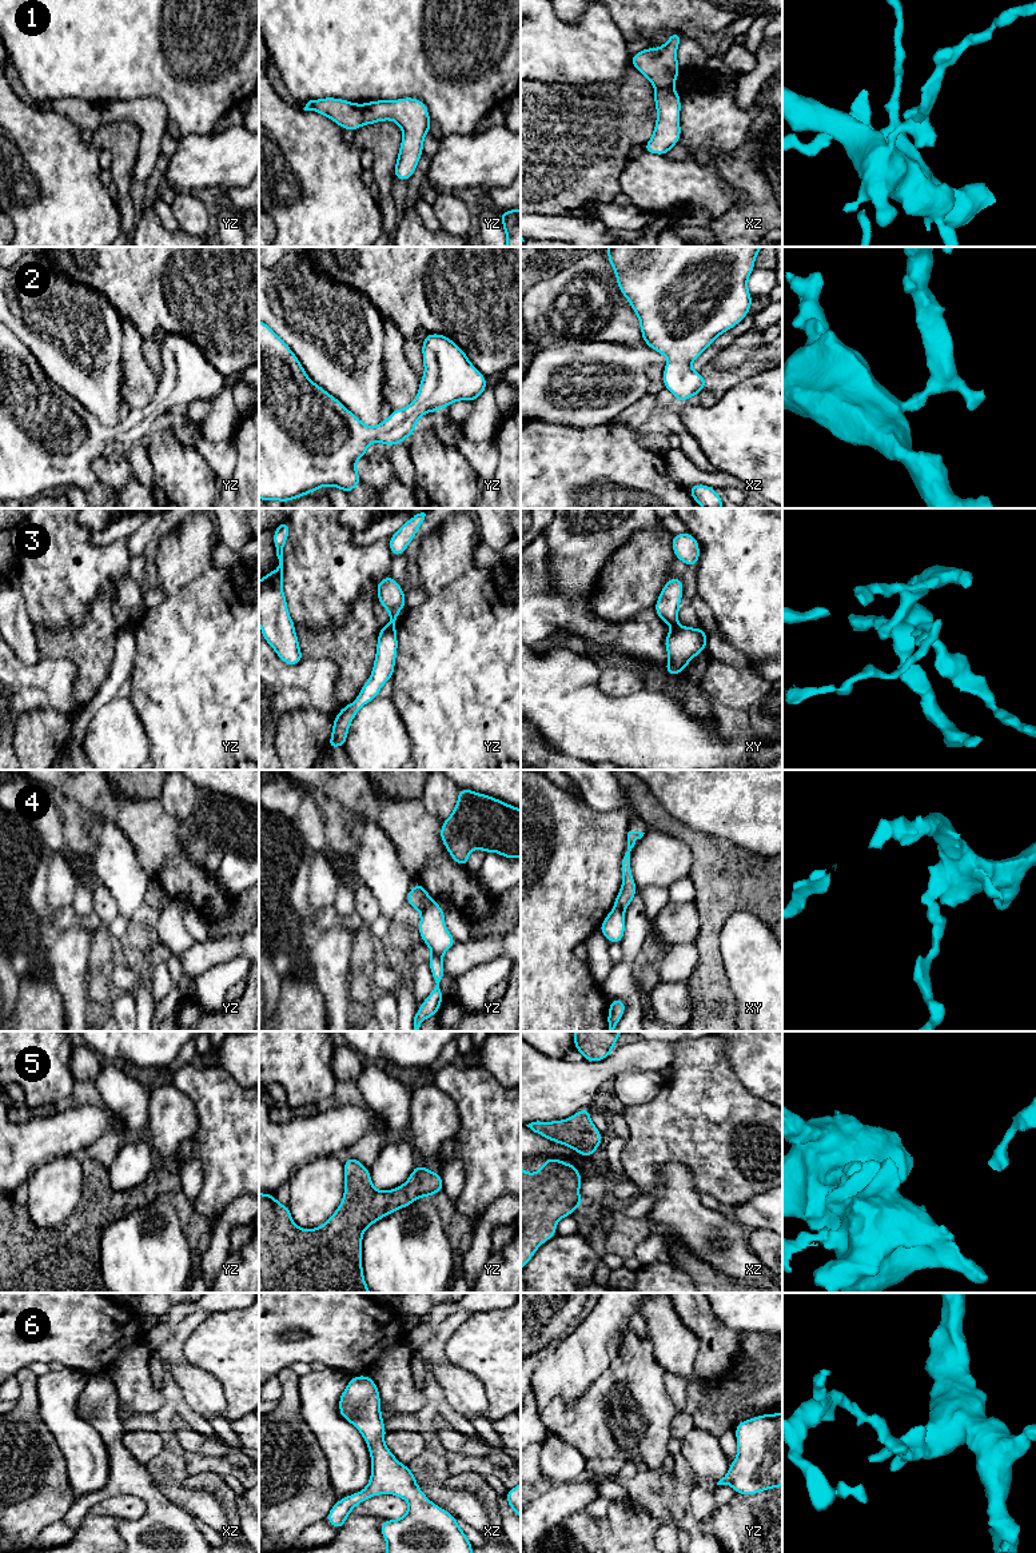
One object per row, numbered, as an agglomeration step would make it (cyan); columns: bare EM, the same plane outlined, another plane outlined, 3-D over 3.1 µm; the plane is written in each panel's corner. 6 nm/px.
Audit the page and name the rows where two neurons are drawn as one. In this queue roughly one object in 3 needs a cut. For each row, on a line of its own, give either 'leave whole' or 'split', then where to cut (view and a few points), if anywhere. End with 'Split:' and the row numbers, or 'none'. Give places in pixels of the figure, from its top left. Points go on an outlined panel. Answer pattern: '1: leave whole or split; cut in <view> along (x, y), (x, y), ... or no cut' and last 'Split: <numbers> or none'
1: split; cut in yz along (361, 106), (362, 123)
2: leave whole; no cut
3: split; cut in yz along (390, 623), (394, 625)
4: split; cut in yz along (433, 902), (421, 913)
5: leave whole; no cut
6: leave whole; no cut
Split: 1, 3, 4

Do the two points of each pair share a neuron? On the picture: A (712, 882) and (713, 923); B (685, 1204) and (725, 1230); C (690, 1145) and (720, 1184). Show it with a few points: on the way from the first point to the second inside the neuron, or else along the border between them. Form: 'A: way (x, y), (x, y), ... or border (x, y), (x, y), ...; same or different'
A: way (713, 893), (713, 913); same
B: way (694, 1213), (712, 1230), (716, 1230); same
C: way (700, 1154), (720, 1174); same

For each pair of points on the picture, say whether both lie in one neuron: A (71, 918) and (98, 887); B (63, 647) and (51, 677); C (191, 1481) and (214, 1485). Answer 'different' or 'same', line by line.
A: different
B: different
C: same

